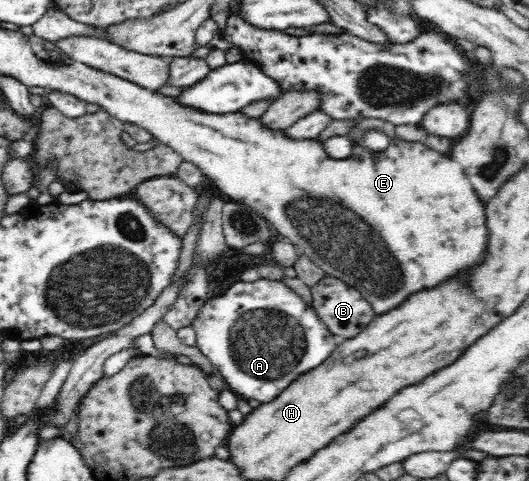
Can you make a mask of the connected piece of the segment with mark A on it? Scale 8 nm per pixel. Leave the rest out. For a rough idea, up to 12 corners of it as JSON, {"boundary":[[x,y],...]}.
{"boundary":[[282,281],[199,308],[196,346],[242,399],[273,401],[339,344]]}

